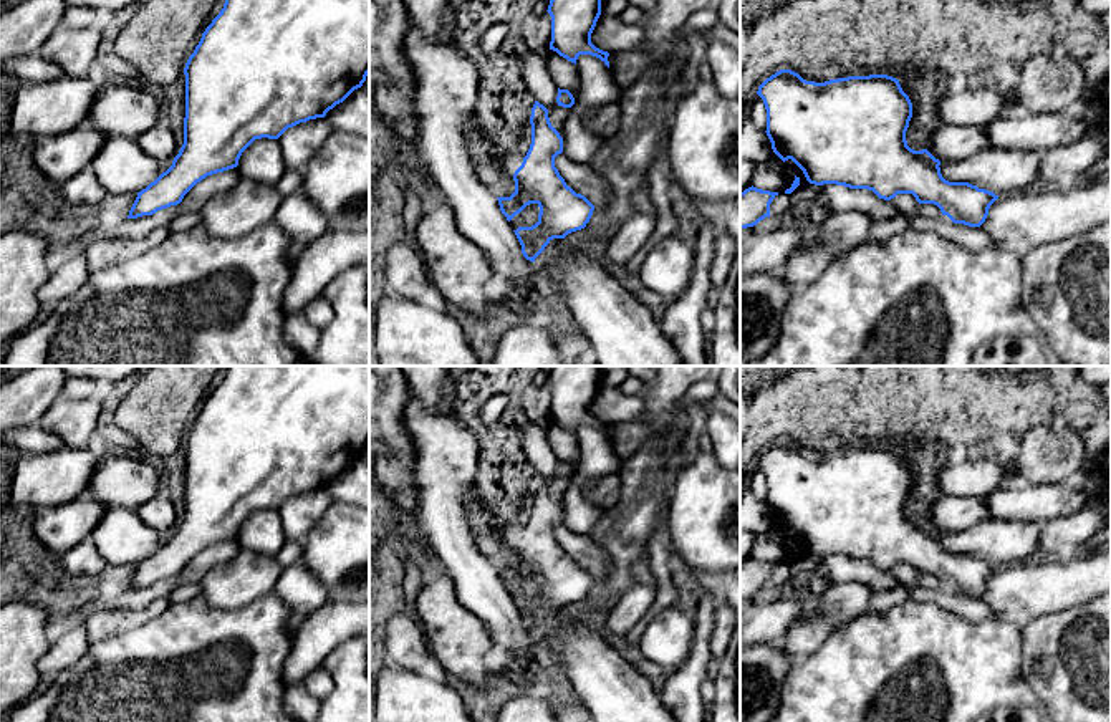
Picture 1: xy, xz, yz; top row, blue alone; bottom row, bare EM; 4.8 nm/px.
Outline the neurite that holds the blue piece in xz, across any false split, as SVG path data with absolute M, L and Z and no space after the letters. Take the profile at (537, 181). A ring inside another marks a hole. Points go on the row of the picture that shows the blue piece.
M538 101L531 108L530 124L531 144L513 174L515 192L497 199L508 222L530 204L540 207L535 225L513 230L523 257L535 262L553 238L584 229L594 205L568 187L555 167L555 157L563 152L563 137L551 126L548 109Z

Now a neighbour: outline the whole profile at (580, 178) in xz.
M563 152L555 157L555 167L566 185L576 194L584 195L594 207L604 207L611 197L609 187L603 177L593 172L586 164L568 159Z

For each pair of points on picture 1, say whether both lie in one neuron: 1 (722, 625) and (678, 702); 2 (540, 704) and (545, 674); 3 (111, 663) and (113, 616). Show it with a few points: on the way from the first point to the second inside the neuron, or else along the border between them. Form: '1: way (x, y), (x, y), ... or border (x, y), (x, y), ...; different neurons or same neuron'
1: border (716, 606), (711, 656); different neurons
2: way (540, 697), (542, 681); same neuron
3: border (149, 621), (91, 644); different neurons

